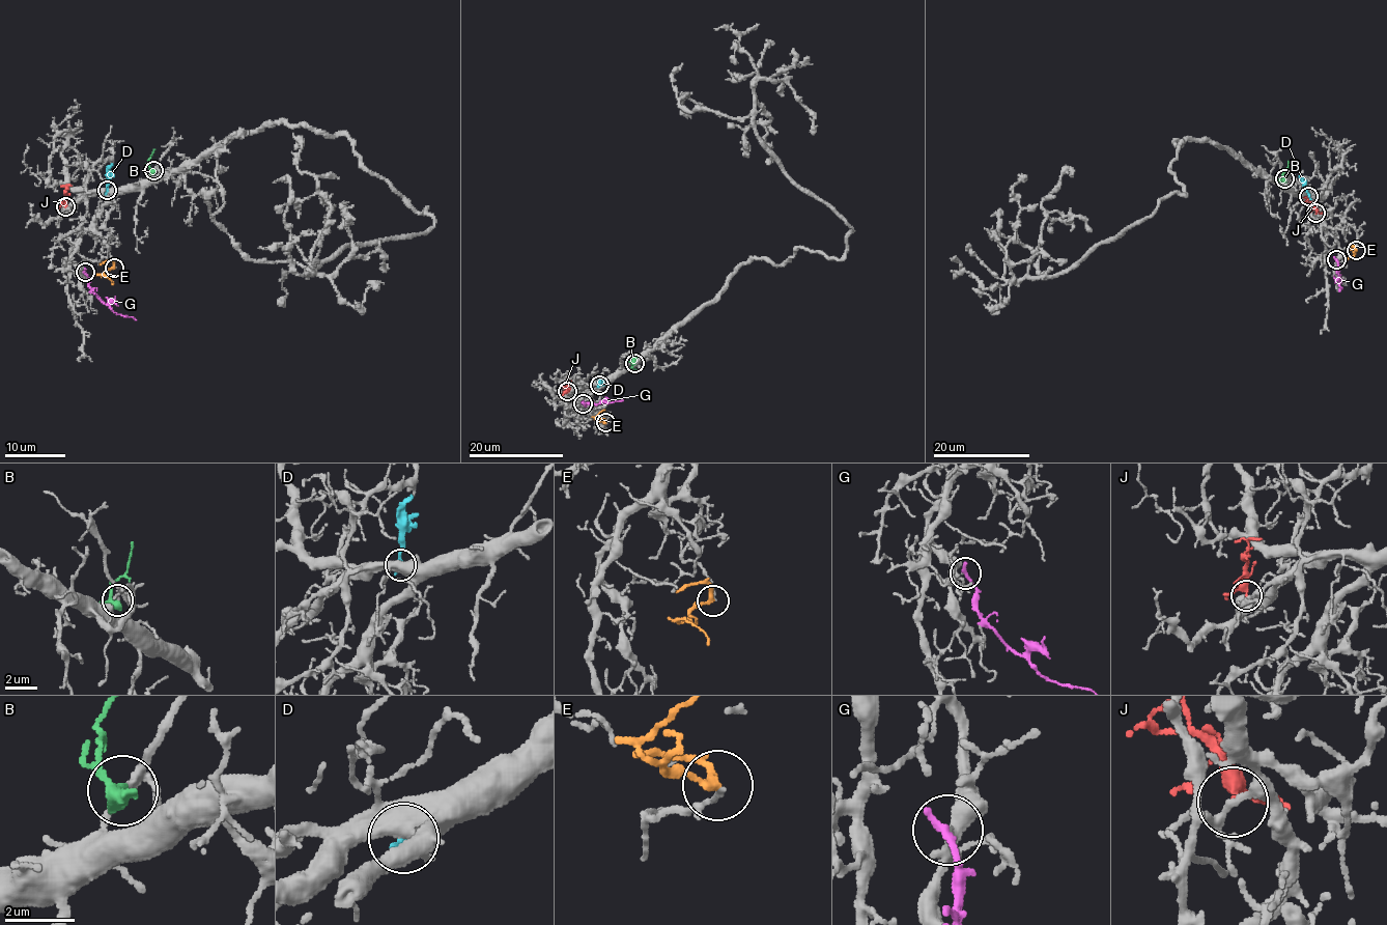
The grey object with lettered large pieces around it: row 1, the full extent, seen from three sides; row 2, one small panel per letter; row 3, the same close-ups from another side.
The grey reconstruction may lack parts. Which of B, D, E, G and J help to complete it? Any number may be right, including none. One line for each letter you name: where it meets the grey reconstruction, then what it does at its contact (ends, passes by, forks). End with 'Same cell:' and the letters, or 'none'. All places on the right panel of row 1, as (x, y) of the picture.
J: Touches grey at (1315, 213). It passes by
Same cell: J

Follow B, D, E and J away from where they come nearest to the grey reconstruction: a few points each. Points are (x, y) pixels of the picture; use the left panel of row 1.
B: (153, 171), (149, 160), (154, 149)
D: (108, 191), (108, 170), (112, 163)
E: (114, 268), (106, 274), (113, 284)
J: (65, 207), (65, 189), (72, 185)

